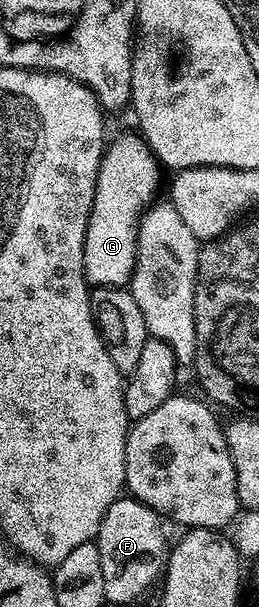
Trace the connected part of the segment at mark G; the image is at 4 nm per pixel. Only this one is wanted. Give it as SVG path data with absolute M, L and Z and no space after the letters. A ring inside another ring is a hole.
M140 135L121 136L110 143L101 157L93 209L89 215L89 225L85 235L85 278L90 285L98 288L124 288L133 279L133 267L137 261L137 226L142 215L158 199L157 187L161 184L162 165L158 164L156 156Z

